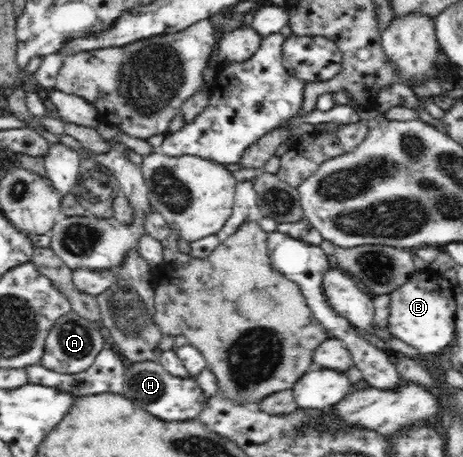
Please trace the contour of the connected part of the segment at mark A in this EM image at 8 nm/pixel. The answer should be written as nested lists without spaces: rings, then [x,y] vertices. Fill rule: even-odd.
[[[74,311],[58,318],[45,340],[44,354],[41,358],[42,366],[59,374],[77,374],[90,368],[97,354],[104,349],[104,337],[100,333],[100,327],[78,316]]]

